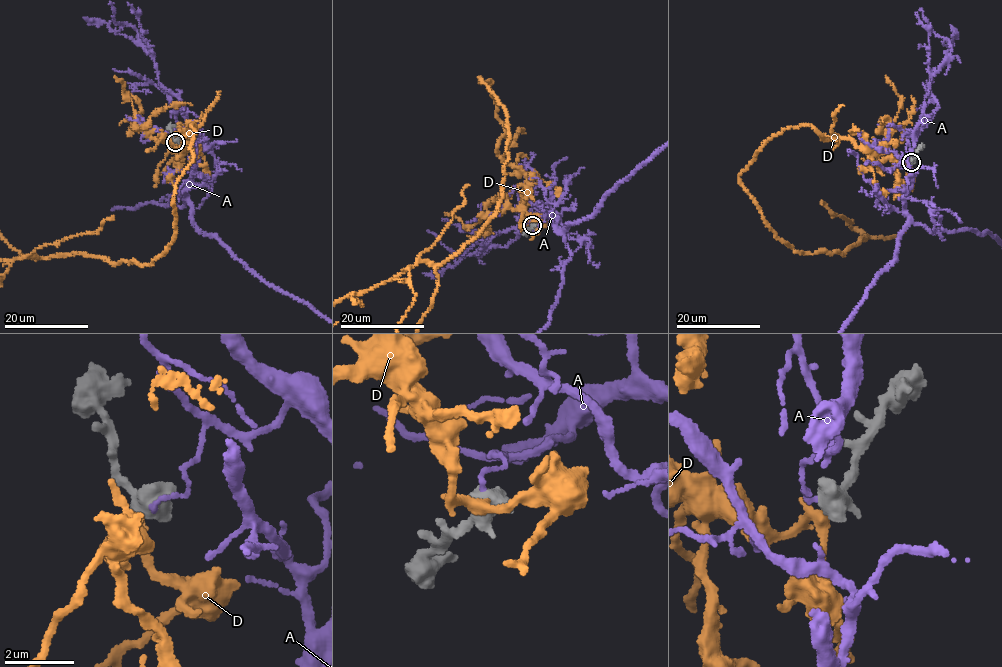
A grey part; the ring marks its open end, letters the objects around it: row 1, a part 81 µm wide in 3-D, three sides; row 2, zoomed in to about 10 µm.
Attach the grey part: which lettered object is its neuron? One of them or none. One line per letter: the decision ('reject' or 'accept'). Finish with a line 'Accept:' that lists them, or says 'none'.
A: reject
D: accept
Accept: D

